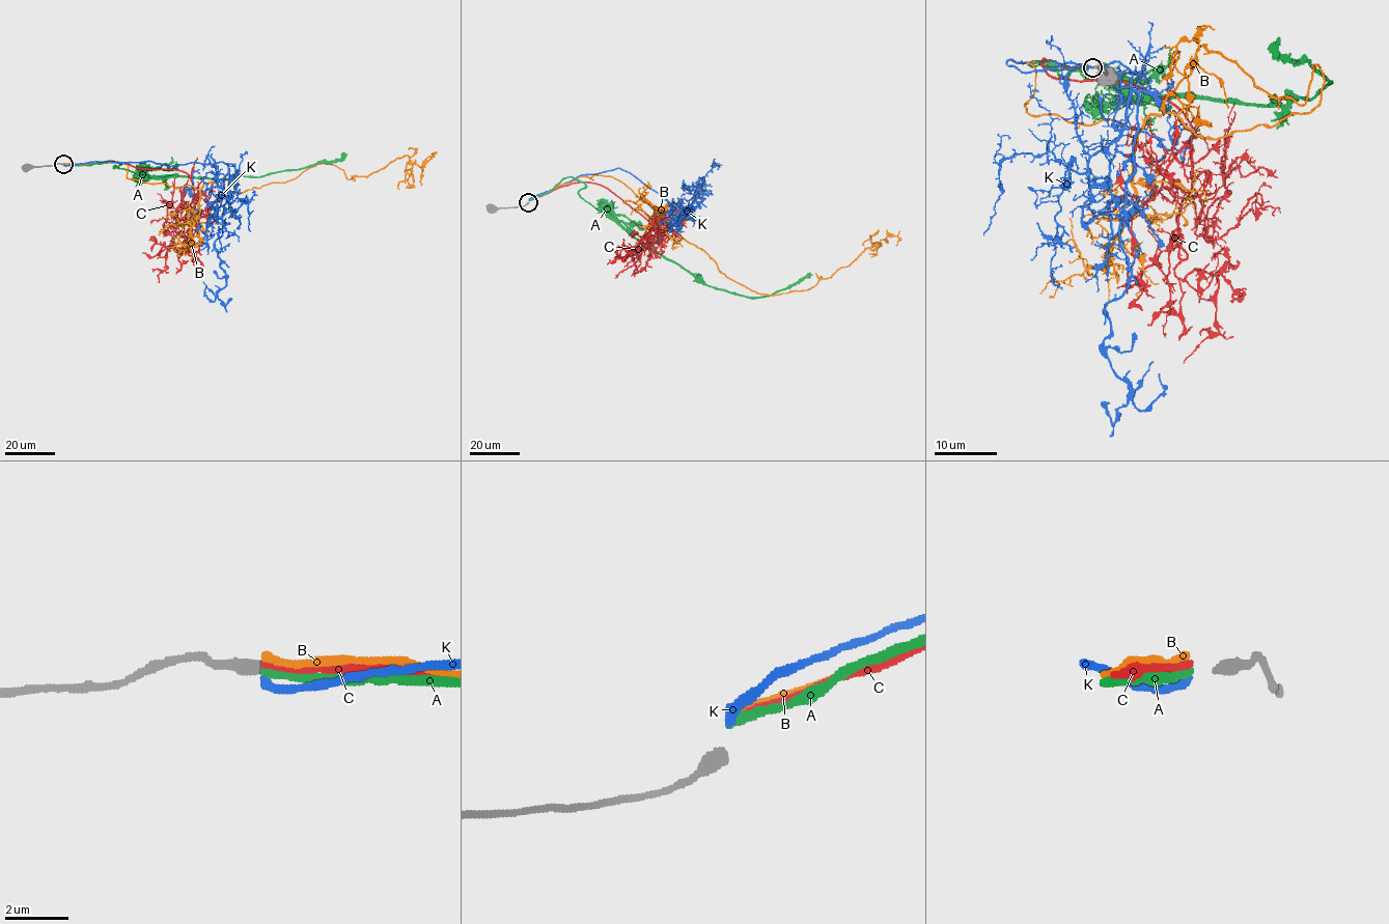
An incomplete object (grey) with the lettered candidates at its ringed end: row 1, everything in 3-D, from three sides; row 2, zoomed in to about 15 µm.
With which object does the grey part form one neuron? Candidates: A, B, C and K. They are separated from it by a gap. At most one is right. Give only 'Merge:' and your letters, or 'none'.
Merge: K

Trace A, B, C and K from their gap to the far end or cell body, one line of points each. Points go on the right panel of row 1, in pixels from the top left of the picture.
A: (1088, 67), (1028, 63), (1132, 95), (1311, 99), (1328, 82), (1272, 43)
B: (1087, 66), (1027, 63), (1031, 116), (1321, 102), (1317, 64), (1302, 105), (1182, 74), (1200, 39)
C: (1088, 66), (1040, 61), (1056, 79), (1144, 88), (1190, 123), (1174, 271), (1218, 279), (1218, 333), (1184, 363)
K: (1088, 70), (1006, 63), (1131, 73), (1131, 279), (1104, 307), (1104, 357), (1138, 410), (1159, 373)

